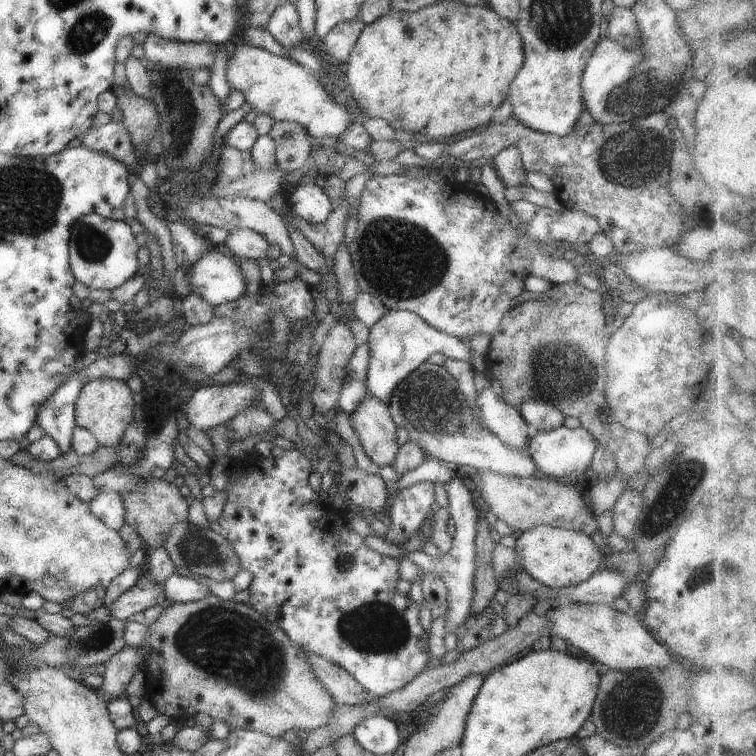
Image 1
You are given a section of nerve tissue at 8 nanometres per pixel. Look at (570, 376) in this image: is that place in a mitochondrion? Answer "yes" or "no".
yes

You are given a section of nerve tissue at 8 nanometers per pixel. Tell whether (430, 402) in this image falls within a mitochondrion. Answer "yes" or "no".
yes

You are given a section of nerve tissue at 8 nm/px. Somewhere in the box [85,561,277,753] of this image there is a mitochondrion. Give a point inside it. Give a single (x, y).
(156, 681)

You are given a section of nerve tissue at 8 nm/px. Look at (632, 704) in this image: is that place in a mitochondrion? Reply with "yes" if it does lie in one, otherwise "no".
yes

